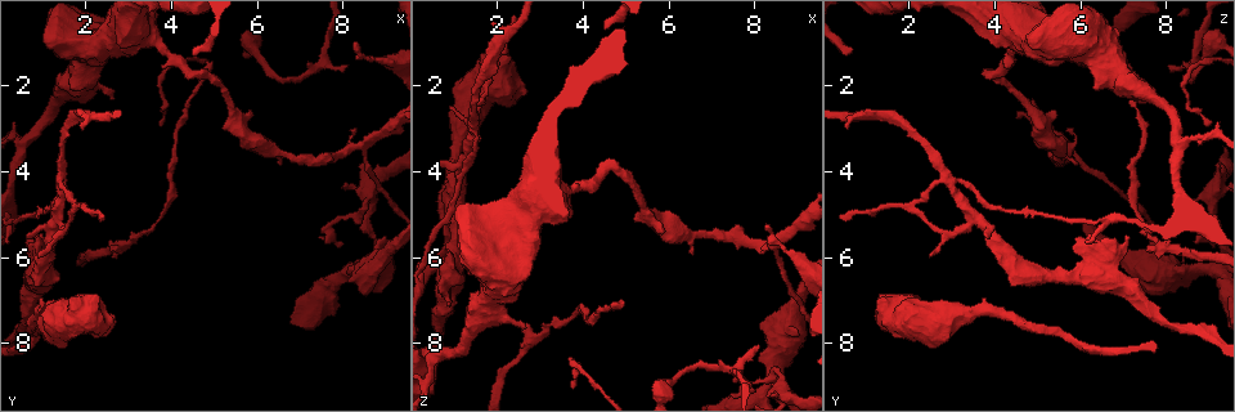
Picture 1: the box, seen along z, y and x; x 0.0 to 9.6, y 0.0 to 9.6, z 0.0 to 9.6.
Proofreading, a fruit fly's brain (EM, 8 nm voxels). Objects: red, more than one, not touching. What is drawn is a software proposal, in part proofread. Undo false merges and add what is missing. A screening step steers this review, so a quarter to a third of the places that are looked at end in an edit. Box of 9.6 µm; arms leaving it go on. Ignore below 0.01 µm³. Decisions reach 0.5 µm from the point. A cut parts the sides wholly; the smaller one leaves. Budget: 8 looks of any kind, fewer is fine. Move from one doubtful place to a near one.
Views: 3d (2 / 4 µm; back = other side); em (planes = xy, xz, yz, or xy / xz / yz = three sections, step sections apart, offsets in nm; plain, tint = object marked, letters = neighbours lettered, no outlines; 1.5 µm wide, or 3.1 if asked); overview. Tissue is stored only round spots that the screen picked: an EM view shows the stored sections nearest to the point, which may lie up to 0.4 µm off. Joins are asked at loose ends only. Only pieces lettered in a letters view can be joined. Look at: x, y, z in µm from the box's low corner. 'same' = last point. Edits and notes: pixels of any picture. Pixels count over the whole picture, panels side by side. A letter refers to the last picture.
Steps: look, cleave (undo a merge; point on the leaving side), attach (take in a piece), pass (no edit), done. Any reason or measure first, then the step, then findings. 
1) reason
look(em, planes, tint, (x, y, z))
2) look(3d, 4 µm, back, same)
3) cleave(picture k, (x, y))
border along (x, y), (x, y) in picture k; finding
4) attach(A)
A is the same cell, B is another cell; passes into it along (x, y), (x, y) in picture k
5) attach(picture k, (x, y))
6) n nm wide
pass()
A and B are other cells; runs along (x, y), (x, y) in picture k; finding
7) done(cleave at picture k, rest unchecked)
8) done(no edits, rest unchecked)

branch stops here
look(3d, 2 µm, (8.35, 2.95, 5.90))

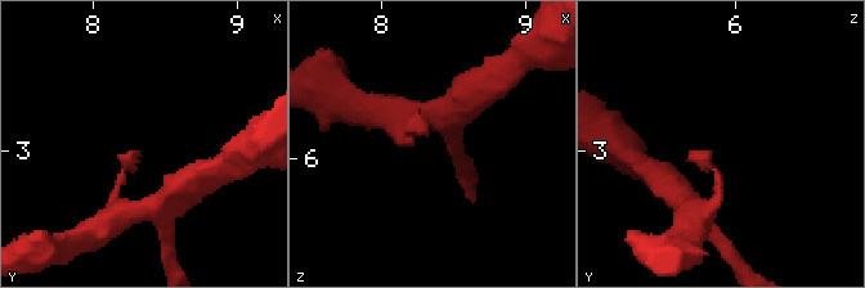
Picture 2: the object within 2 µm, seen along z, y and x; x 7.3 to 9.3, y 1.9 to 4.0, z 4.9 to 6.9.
now the EM
look(em, planes, letters, (8.32, 3.02, 5.82))

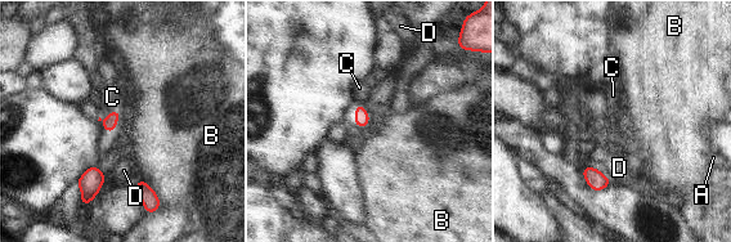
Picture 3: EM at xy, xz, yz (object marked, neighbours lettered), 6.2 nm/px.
attach(C)
C is the same cell, A, B and D are other cells; passes into it along (111, 120), (115, 128), (112, 97) in picture 3; it goes on there

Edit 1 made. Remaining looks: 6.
free end
look(em, planes, tint, (8.60, 4.90, 8.65))

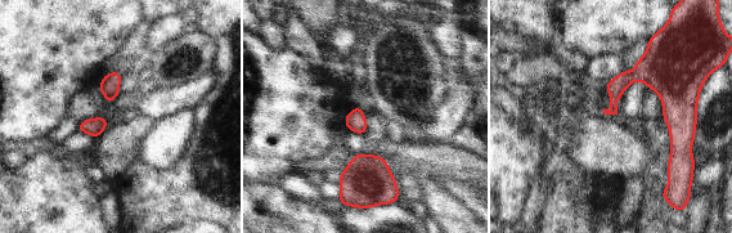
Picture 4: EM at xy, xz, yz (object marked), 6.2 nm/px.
see the neighbours
look(em, planes, letters, same)

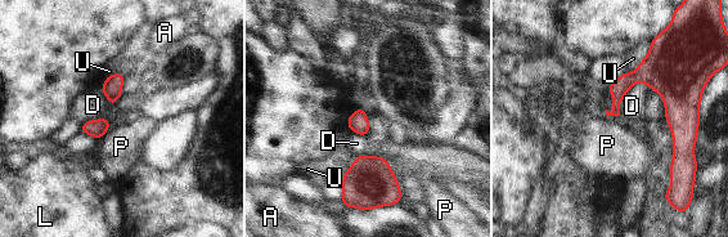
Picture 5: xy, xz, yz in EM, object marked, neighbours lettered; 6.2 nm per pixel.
pass()
A, D, L, P and U are other cells; border along (111, 124), (98, 141) in picture 5; none of them fits

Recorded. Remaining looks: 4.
an open end
look(em, planes, letters, (6.60, 3.85, 5.90))

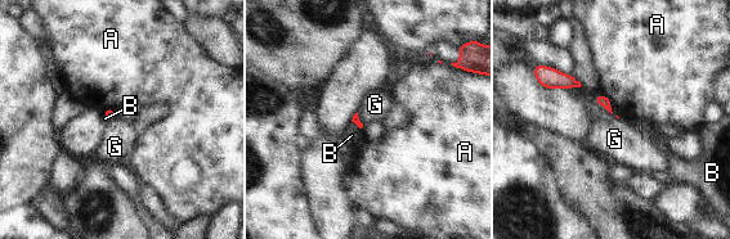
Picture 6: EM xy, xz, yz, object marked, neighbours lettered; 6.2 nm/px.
pass()
A, B and G are other cells; border along (592, 95), (612, 115) in picture 6; no lettered piece goes on from it

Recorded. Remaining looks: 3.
done(attach at picture 3, rest unchecked)

